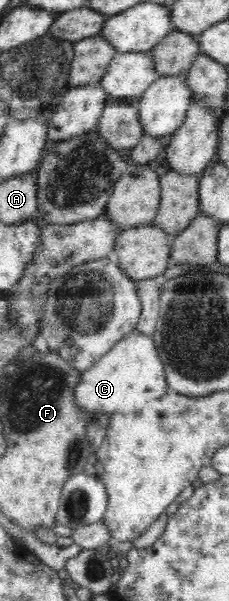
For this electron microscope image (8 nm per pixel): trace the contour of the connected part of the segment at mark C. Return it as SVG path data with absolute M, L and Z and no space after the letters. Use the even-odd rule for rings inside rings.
M135 330L117 341L92 367L81 372L74 400L91 417L100 411L112 415L120 413L120 417L132 417L144 411L150 401L164 395L168 388L153 336Z

